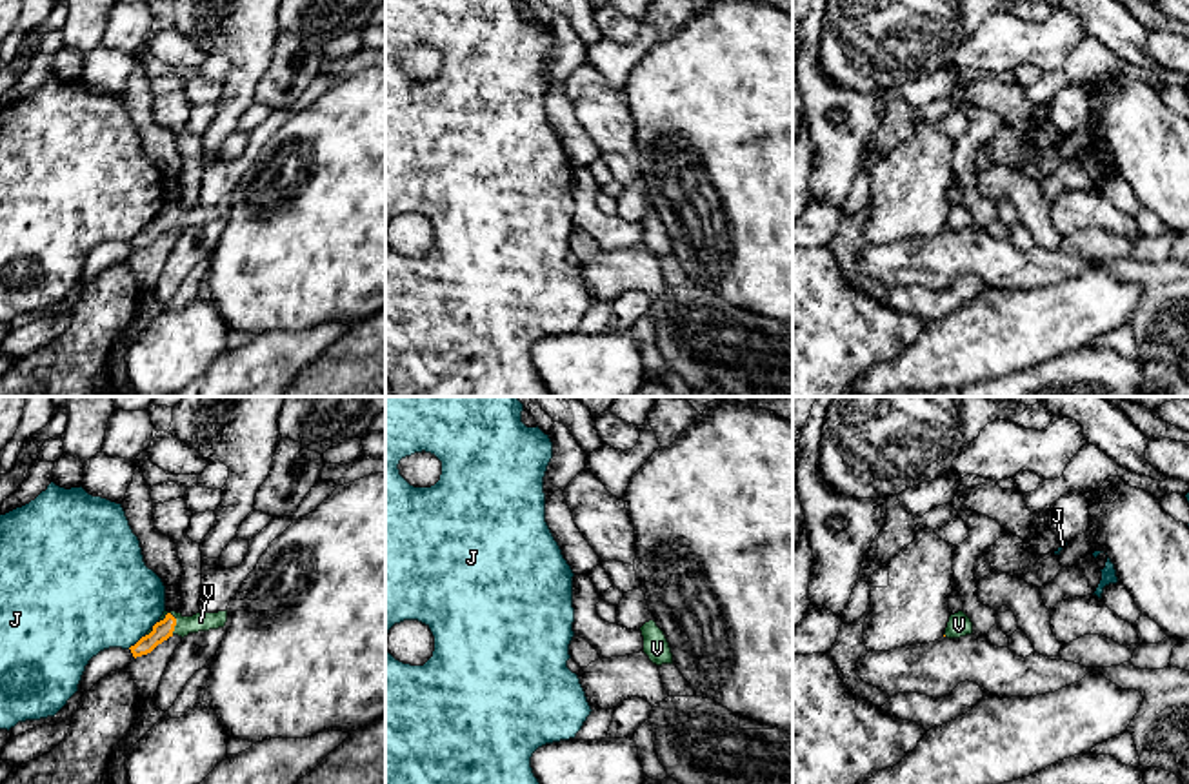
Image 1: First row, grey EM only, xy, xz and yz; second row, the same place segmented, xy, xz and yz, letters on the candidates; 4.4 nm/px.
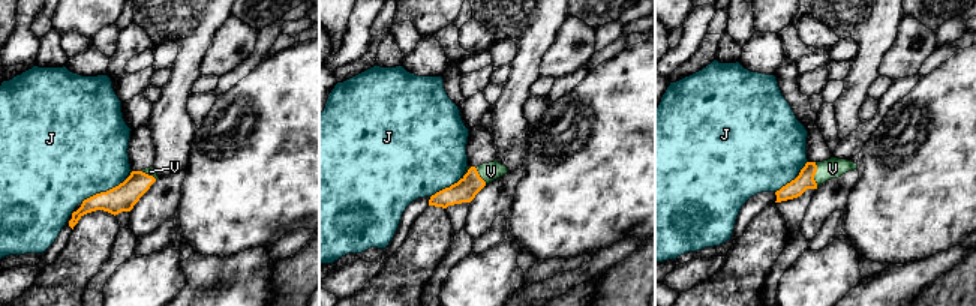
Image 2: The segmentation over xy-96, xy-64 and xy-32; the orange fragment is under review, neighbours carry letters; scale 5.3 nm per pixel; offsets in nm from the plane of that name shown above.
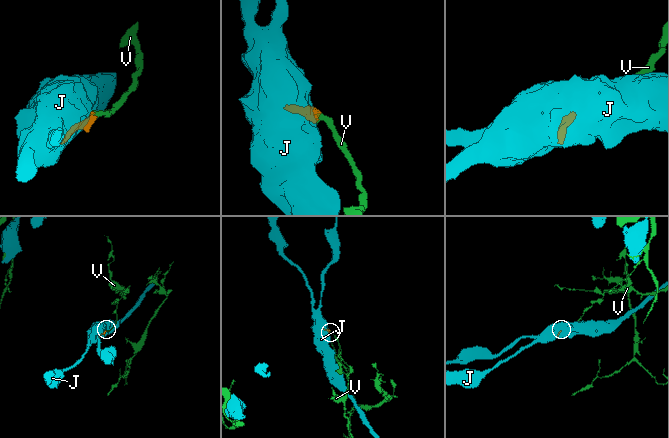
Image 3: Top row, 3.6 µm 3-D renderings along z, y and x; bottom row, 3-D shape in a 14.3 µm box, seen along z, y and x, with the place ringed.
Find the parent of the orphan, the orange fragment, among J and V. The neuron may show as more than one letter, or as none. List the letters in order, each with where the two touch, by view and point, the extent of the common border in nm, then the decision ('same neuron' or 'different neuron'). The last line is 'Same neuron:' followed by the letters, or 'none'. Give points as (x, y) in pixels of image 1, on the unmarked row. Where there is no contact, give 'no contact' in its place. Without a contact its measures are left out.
J: meets orange in xy at (137, 235); contact 90 nm long; different neuron
V: meets orange in xy at (175, 215); contact 110 nm long; same neuron
Same neuron: V

